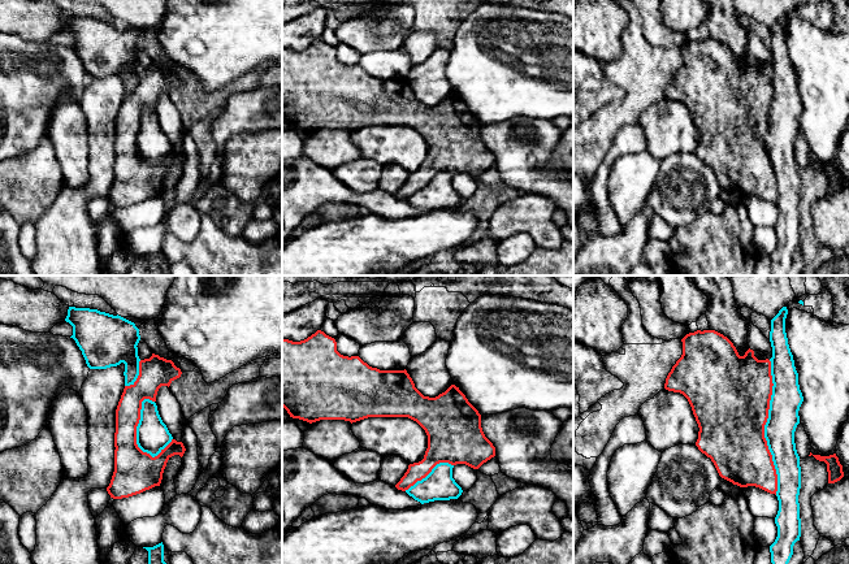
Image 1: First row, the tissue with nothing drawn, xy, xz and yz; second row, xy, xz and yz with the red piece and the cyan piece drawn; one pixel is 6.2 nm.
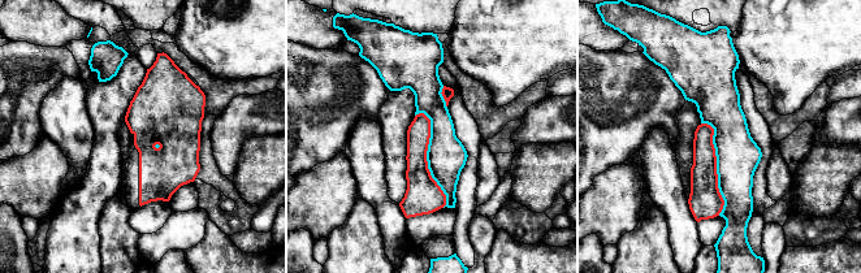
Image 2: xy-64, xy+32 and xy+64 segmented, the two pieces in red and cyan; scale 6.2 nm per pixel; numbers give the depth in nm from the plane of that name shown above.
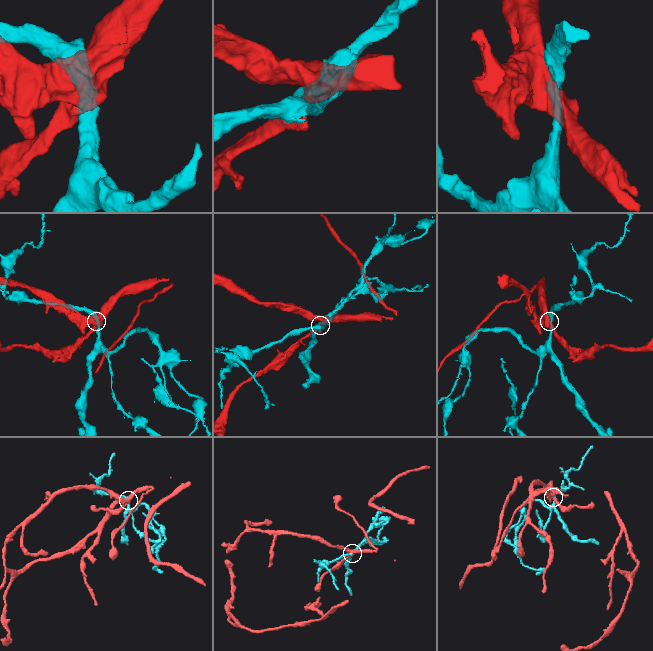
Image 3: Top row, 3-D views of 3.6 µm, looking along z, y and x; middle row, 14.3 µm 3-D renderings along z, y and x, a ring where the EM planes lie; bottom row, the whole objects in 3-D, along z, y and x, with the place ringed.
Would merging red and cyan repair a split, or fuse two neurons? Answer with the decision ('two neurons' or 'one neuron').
two neurons

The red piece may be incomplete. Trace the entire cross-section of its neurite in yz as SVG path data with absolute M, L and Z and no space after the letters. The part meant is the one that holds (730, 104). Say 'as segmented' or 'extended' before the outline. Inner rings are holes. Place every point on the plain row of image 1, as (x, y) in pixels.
as segmented | M715 39L689 42L681 51L683 64L668 82L664 97L680 101L688 108L699 136L696 155L711 168L722 187L740 196L755 195L776 204L777 183L764 147L774 95L771 70L768 68L758 69L750 57L744 65L740 65L733 52Z

